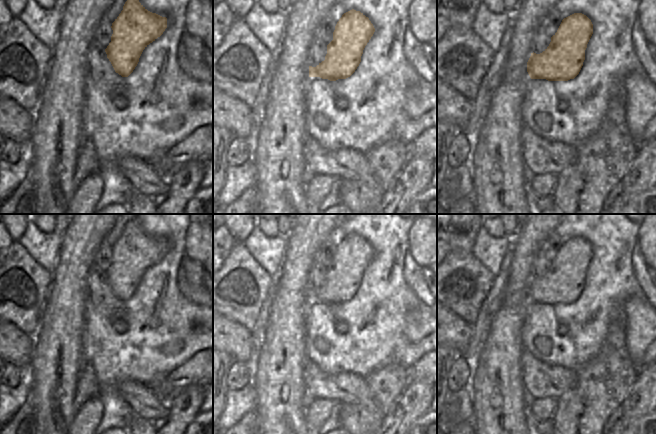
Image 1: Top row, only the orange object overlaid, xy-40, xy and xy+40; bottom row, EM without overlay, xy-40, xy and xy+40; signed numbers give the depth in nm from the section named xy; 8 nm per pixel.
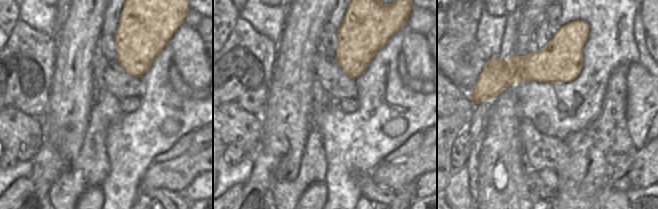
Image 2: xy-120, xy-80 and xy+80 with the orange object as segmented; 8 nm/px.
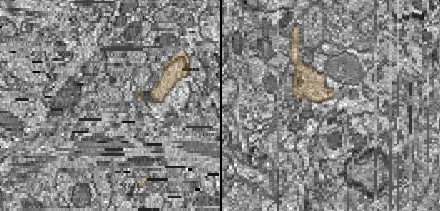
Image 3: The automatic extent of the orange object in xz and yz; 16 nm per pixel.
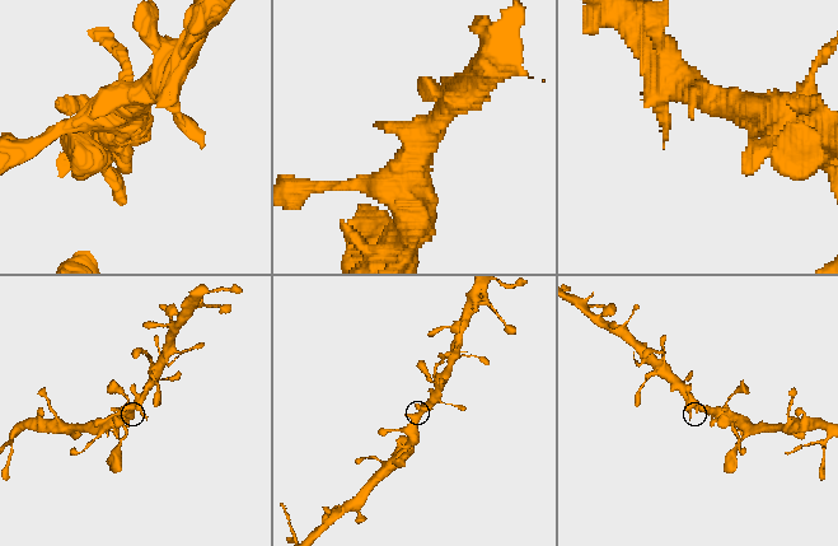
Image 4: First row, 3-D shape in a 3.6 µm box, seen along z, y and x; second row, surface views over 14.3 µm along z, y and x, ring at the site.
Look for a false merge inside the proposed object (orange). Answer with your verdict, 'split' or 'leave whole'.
leave whole

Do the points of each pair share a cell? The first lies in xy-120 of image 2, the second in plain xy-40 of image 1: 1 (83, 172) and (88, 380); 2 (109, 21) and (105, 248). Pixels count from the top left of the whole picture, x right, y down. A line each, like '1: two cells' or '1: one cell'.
1: one cell
2: two cells

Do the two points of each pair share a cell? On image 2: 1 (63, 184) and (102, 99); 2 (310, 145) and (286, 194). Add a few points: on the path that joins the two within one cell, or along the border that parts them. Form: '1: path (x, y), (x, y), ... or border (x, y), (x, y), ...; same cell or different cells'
1: path (84, 164), (93, 155), (94, 137), (100, 120); same cell
2: path (310, 157), (310, 171), (298, 183); same cell

